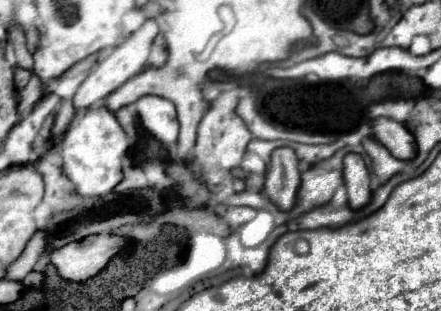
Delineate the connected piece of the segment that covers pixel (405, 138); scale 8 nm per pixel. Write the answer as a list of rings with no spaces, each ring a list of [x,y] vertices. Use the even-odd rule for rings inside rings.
[[[376,118],[372,122],[372,130],[376,140],[382,142],[398,160],[416,158],[414,134],[404,124],[390,118]]]

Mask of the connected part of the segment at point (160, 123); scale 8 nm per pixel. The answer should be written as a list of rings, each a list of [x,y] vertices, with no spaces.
[[[144,96],[136,102],[136,110],[142,126],[164,146],[176,144],[178,140],[178,120],[176,106],[162,96]]]

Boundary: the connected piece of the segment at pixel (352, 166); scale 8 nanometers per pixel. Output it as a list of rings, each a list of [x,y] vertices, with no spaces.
[[[346,154],[344,184],[348,188],[348,206],[352,210],[360,210],[370,202],[370,198],[372,198],[370,172],[360,154]]]

